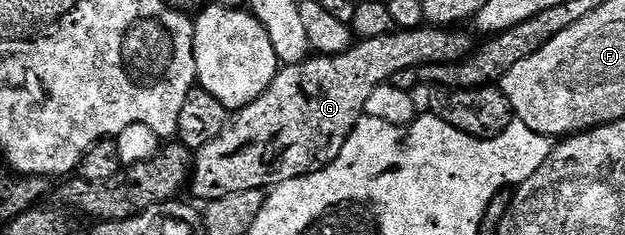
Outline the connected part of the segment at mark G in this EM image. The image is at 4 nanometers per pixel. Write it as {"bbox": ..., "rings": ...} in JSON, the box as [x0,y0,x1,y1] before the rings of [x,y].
{"bbox":[188,27,476,203],"rings":[[[423,27],[399,29],[380,39],[359,40],[348,51],[335,57],[311,55],[295,65],[282,65],[272,79],[268,91],[260,95],[243,109],[237,110],[227,120],[224,131],[204,147],[196,150],[192,157],[192,168],[188,182],[189,192],[194,192],[202,203],[224,199],[226,195],[253,189],[269,190],[275,185],[303,177],[331,165],[340,155],[348,135],[365,114],[368,95],[387,84],[396,71],[419,70],[424,65],[456,63],[469,57],[476,48],[475,34],[465,33],[462,27]]]}

